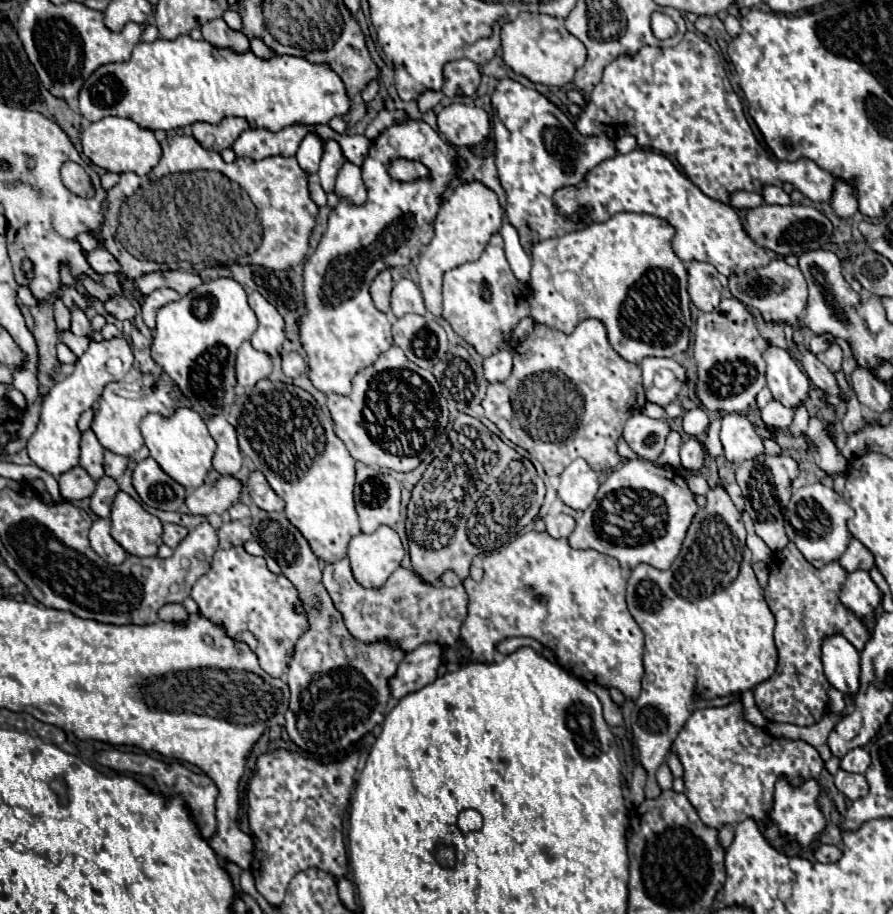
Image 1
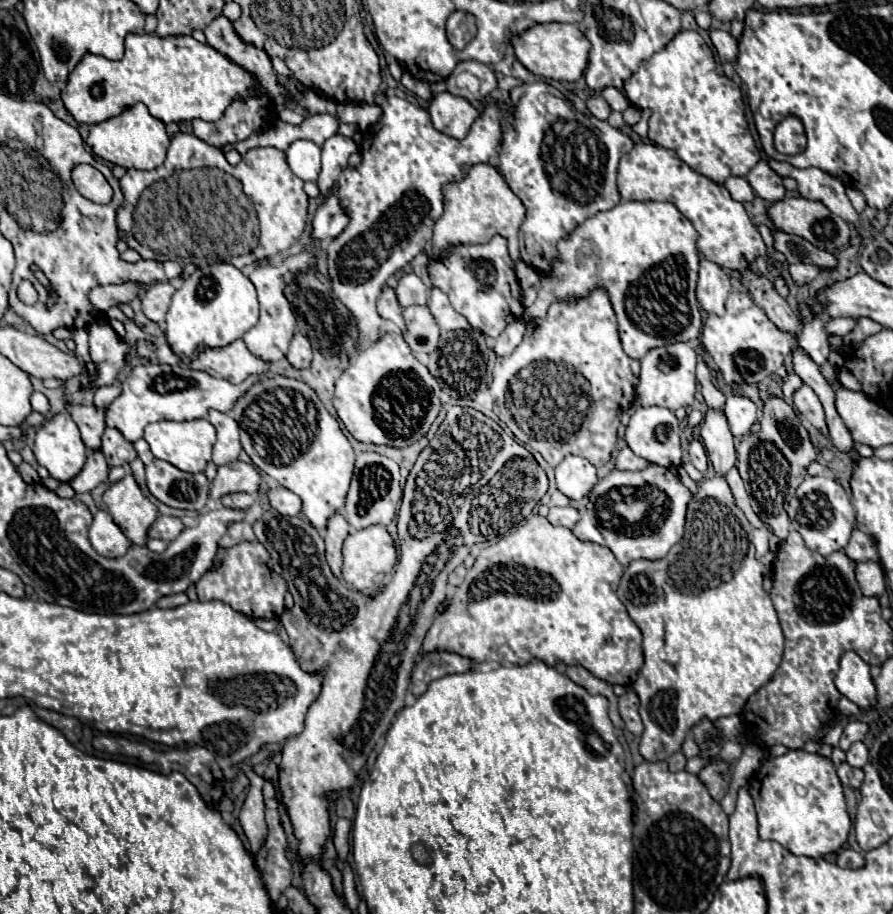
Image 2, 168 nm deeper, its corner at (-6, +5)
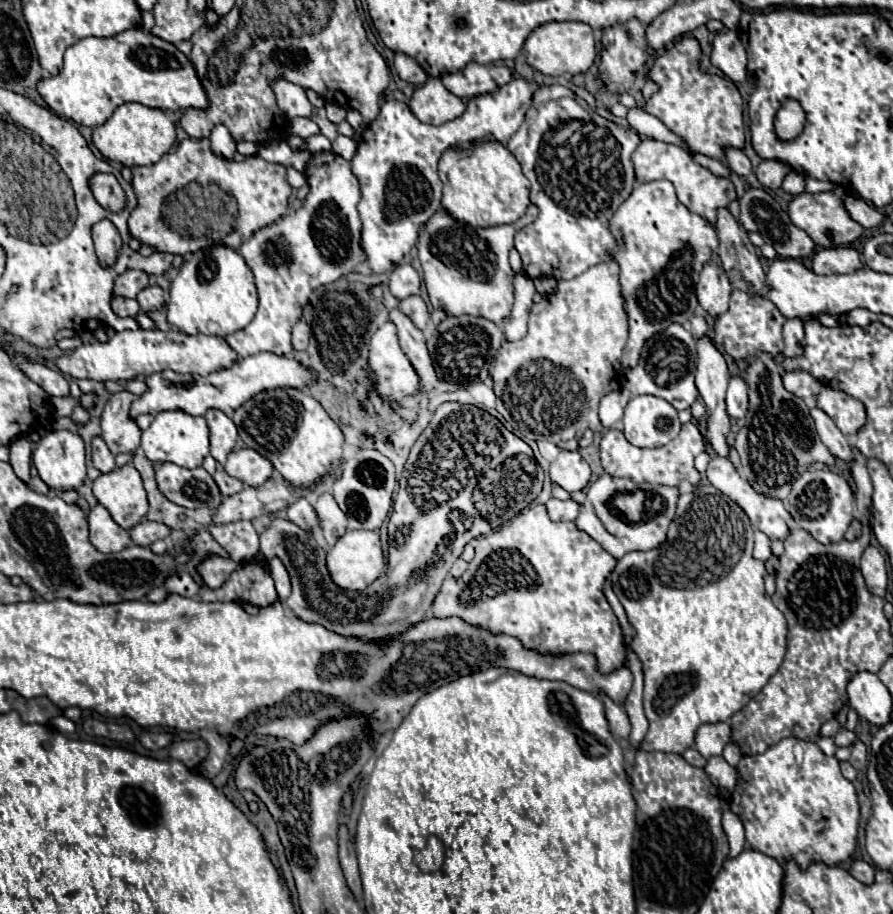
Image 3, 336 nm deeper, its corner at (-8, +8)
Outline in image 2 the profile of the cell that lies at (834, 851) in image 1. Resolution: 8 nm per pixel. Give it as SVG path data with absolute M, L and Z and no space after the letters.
M843 849L837 857L837 865L843 869L859 869L859 867L863 867L863 863L865 863L863 855L853 849Z

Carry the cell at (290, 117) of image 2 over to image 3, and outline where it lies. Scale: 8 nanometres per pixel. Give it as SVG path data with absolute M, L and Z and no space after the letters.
M297 118L297 120L291 120L291 132L305 140L311 134L317 134L319 128L317 128L317 124L311 118Z

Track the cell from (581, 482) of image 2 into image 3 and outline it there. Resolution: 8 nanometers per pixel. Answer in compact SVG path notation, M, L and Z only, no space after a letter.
M559 452L557 460L551 464L549 474L551 480L567 492L577 492L589 484L591 468L579 452Z

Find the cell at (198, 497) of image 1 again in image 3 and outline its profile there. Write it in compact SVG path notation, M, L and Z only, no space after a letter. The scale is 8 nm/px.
M251 448L231 452L223 468L229 476L241 480L247 486L261 486L273 474L273 466L269 464L269 460L265 460Z

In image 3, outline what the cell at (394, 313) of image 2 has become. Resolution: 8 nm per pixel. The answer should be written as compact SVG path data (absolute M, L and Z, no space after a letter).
M393 308L389 312L389 318L397 326L397 336L399 336L399 344L403 348L403 352L407 354L413 368L421 376L423 392L437 386L435 370L433 370L433 364L431 364L431 358L429 358L429 352L427 352L425 338L421 334L421 330L399 308Z

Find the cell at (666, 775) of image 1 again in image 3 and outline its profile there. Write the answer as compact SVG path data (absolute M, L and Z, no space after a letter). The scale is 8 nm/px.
M687 748L681 756L683 756L691 766L699 766L699 768L703 768L705 762L707 762L707 760L705 760L705 758L695 750L695 748Z

